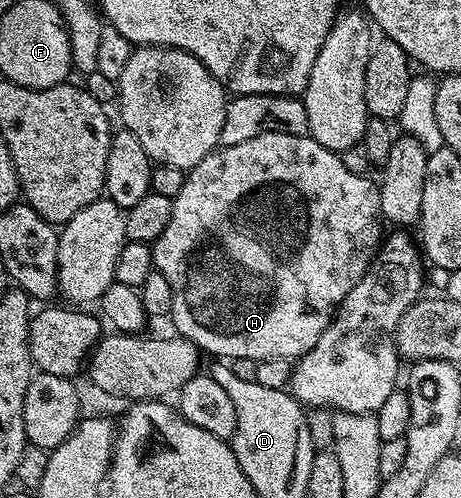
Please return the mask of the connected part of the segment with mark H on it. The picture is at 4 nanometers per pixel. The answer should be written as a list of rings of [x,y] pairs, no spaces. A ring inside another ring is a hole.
[[[269,132],[261,136],[253,136],[253,140],[245,140],[245,144],[233,144],[212,150],[205,160],[201,160],[186,171],[181,192],[173,200],[173,216],[169,220],[165,232],[153,244],[155,256],[154,269],[169,280],[169,288],[173,288],[173,308],[169,315],[170,321],[175,321],[178,337],[188,338],[198,346],[204,355],[215,354],[216,359],[230,360],[233,358],[248,358],[254,362],[270,358],[289,358],[298,360],[306,356],[321,340],[321,332],[331,323],[335,312],[353,292],[353,288],[363,277],[385,237],[385,219],[381,212],[379,187],[366,174],[349,172],[345,168],[342,157],[336,151],[317,144],[307,134],[282,134]]]

